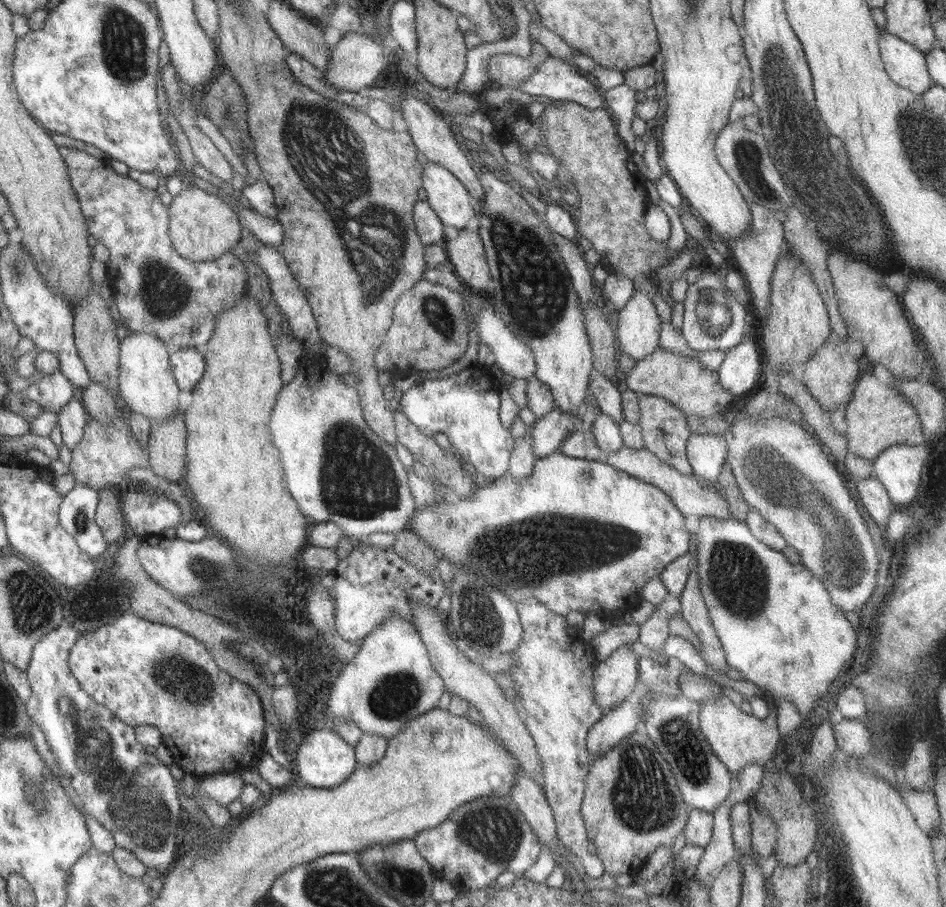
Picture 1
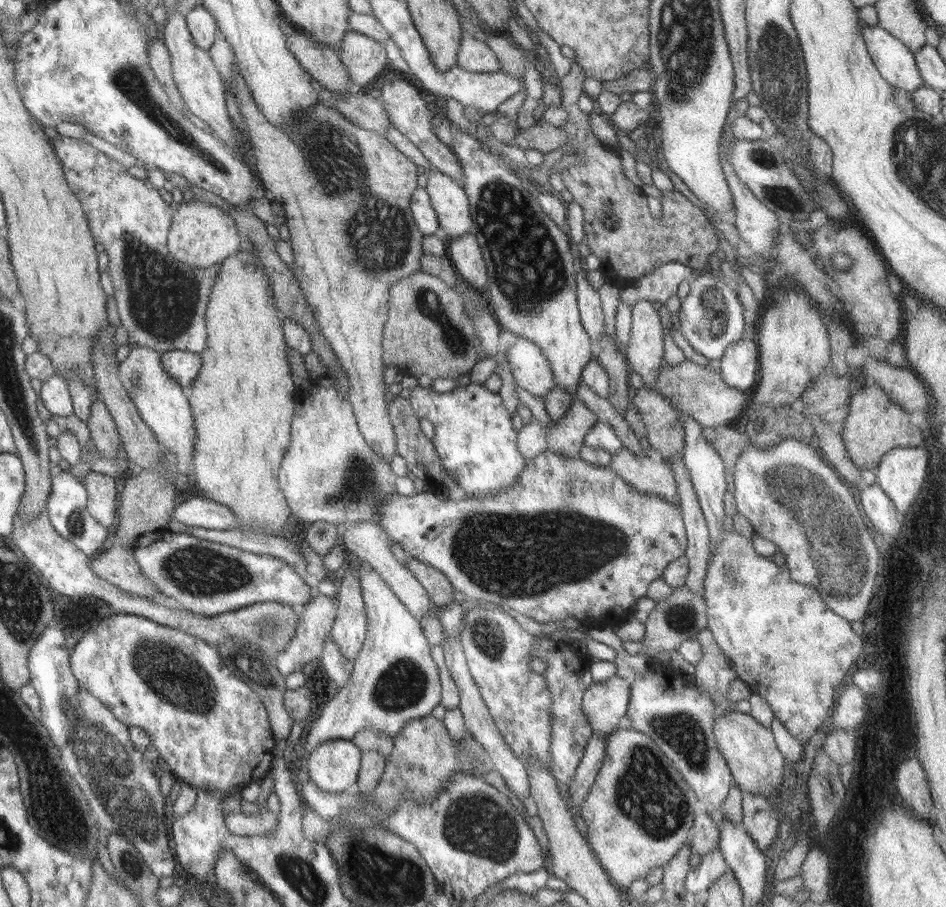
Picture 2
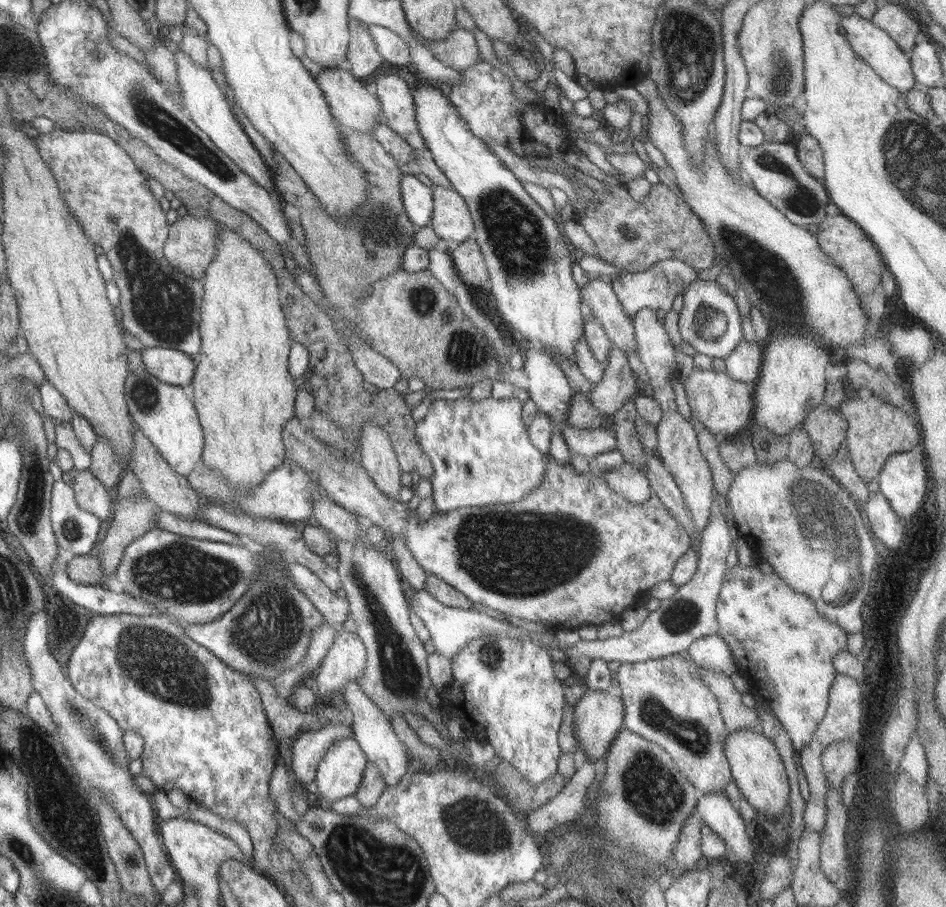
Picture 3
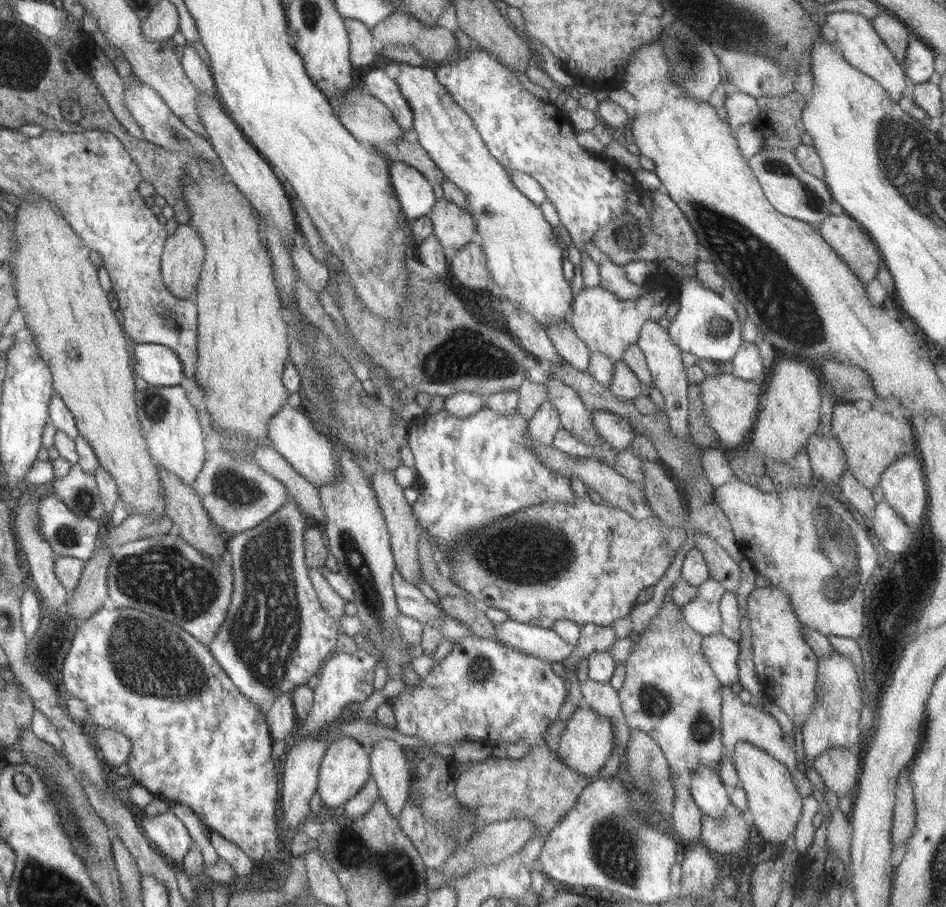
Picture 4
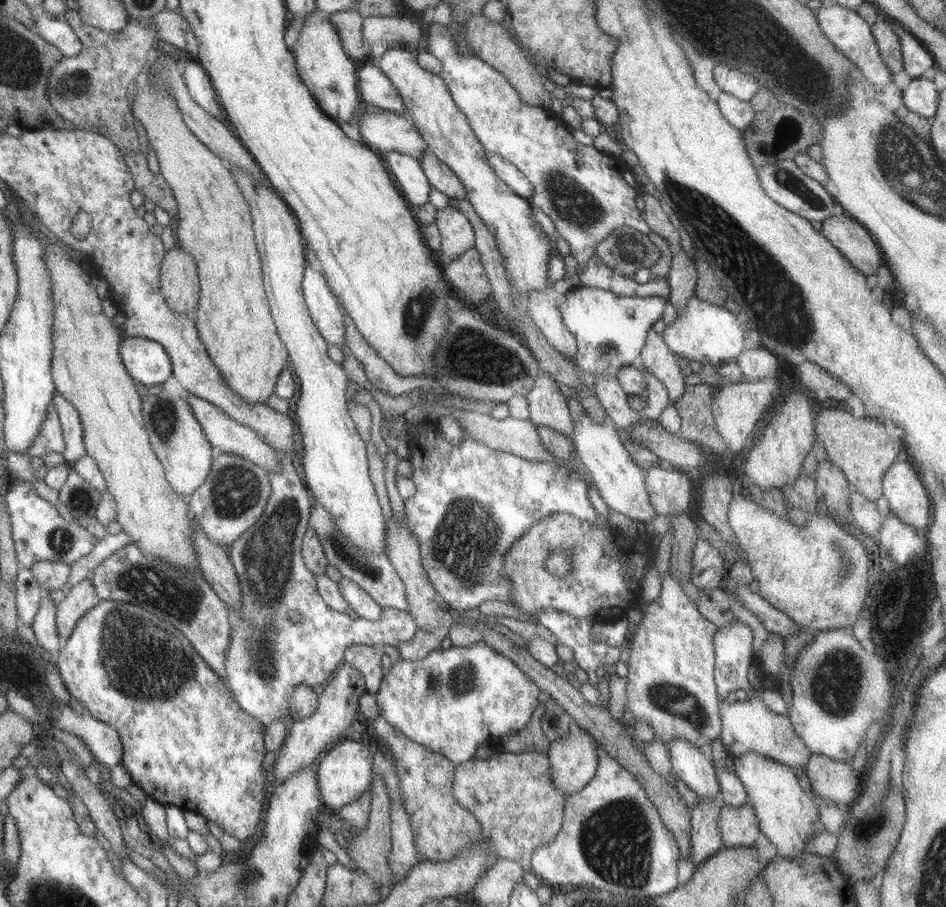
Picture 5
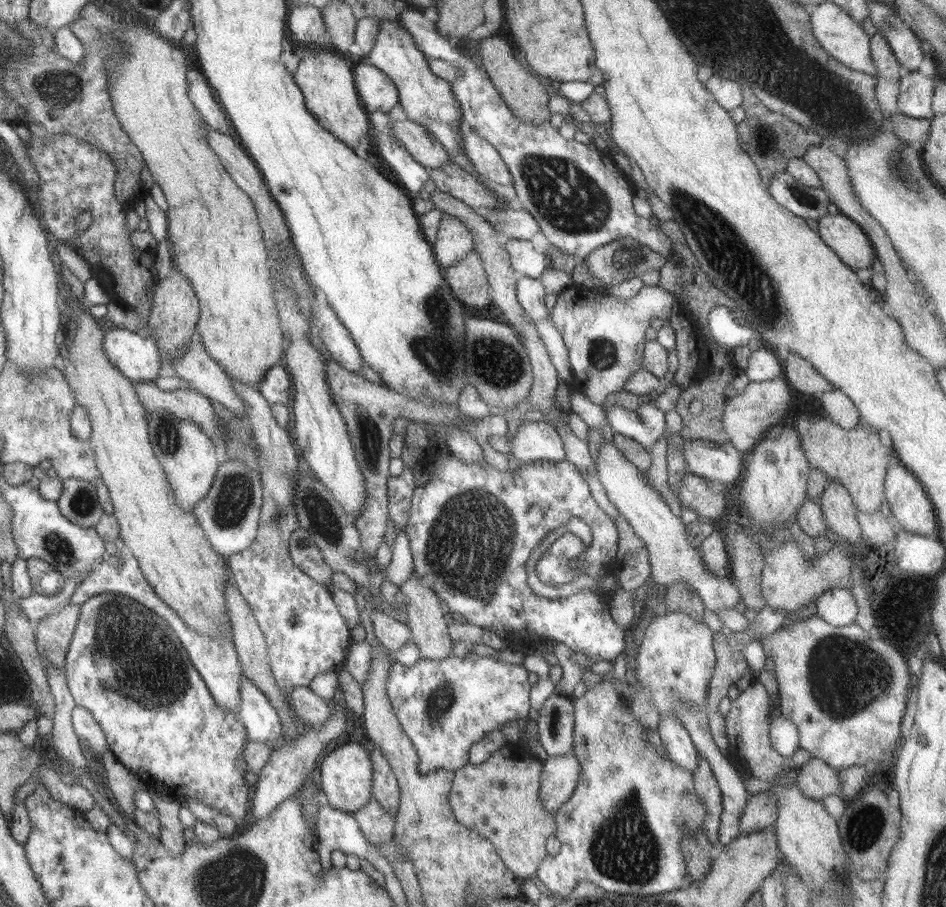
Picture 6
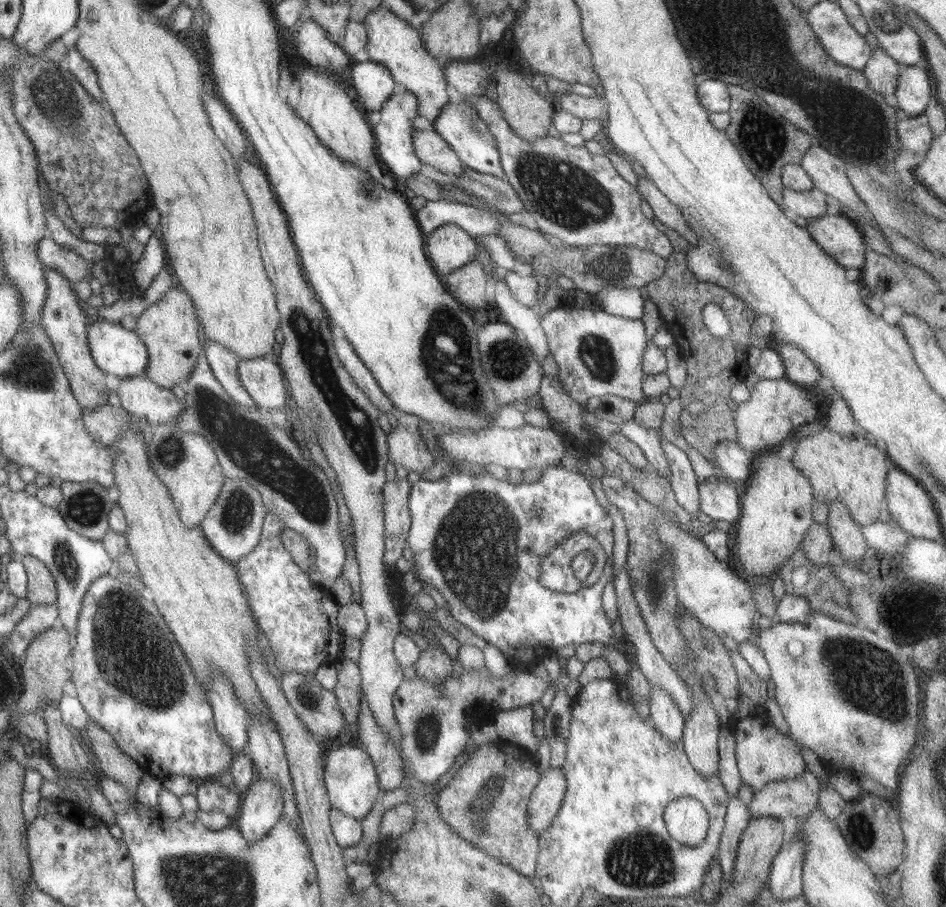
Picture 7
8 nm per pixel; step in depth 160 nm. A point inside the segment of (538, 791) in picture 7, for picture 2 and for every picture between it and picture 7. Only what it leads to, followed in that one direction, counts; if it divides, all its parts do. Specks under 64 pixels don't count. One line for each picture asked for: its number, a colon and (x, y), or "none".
2: (604, 703)
3: (598, 716)
4: (585, 745)
5: (573, 761)
6: (560, 774)

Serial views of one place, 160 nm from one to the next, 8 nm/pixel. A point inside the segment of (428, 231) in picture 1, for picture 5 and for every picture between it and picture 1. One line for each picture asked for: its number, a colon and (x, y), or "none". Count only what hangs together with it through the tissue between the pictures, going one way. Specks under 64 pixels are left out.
2: (425, 218)
3: (417, 198)
4: (414, 192)
5: (415, 186)

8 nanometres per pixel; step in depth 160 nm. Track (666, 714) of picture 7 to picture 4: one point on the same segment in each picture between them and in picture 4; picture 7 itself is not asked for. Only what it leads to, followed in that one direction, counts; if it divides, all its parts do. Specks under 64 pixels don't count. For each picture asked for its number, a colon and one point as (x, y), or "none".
4: (711, 795)
5: (695, 771)
6: (679, 747)

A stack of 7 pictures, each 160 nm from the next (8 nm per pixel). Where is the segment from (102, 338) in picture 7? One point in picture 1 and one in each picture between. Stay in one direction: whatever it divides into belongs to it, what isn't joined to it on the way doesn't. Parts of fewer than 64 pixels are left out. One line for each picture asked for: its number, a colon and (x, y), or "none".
1: (188, 365)
2: (184, 366)
3: (175, 367)
4: (158, 365)
5: (148, 362)
6: (138, 358)

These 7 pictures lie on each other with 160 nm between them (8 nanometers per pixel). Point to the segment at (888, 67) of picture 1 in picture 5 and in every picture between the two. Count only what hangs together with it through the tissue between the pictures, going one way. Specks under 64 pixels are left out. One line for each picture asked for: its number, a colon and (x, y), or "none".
2: (894, 60)
3: (877, 48)
4: (860, 45)
5: (851, 35)

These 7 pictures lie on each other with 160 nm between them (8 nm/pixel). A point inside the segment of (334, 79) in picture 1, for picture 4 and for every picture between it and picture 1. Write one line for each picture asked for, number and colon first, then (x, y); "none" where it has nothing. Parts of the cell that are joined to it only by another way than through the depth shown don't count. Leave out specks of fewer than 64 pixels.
2: (364, 58)
3: (363, 58)
4: (362, 50)

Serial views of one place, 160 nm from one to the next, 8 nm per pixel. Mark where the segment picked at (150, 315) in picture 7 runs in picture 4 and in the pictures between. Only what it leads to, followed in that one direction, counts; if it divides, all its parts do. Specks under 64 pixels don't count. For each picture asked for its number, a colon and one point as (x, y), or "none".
4: (182, 261)
5: (179, 284)
6: (174, 315)

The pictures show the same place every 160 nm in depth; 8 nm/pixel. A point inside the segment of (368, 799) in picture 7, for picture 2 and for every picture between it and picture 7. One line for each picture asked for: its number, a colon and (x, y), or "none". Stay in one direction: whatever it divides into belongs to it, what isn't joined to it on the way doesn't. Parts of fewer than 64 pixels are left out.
2: (334, 766)
3: (340, 774)
4: (345, 768)
5: (344, 775)
6: (346, 773)

